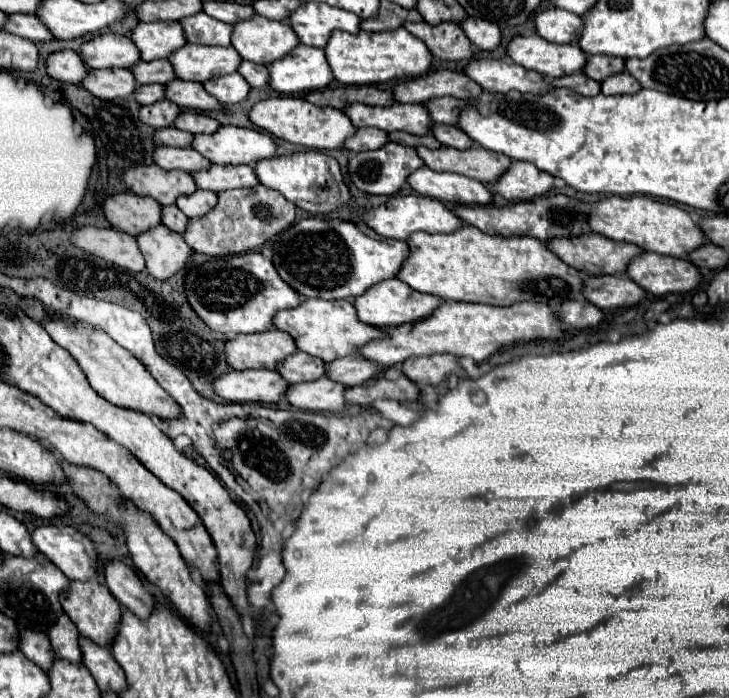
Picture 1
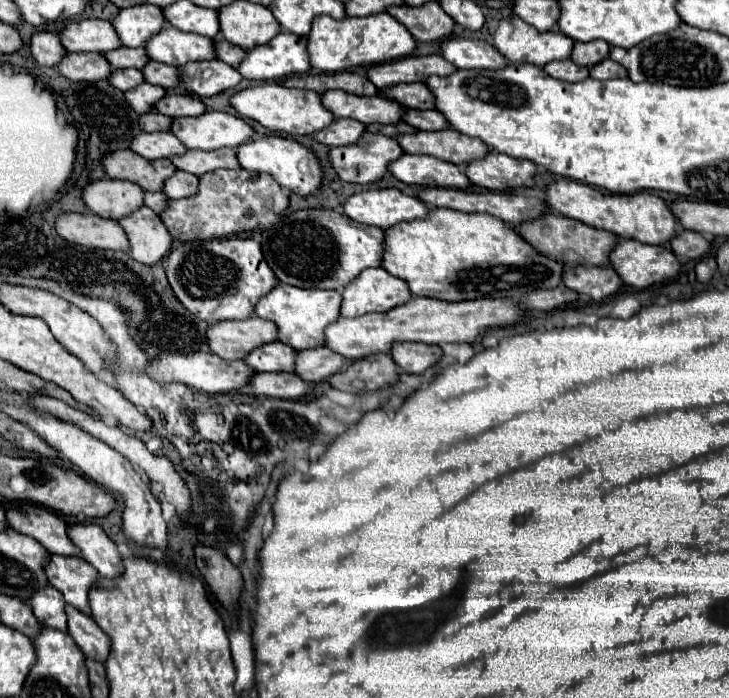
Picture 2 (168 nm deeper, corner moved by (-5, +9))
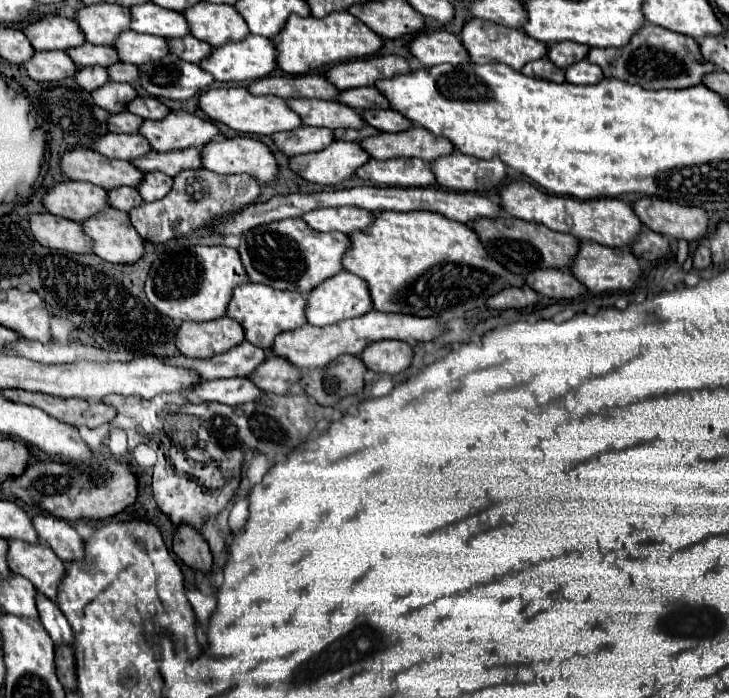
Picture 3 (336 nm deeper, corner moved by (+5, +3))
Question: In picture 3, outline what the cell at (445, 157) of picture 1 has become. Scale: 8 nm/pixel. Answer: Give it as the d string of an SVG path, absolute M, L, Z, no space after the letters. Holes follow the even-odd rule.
M414 126L408 132L398 134L378 134L364 138L360 146L378 160L388 158L422 158L424 162L432 164L434 160L452 154L456 148L446 138L436 138L432 132Z

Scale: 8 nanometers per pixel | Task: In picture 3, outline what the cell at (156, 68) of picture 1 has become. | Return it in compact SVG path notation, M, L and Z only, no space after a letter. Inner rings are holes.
M82 44L80 48L72 48L72 52L68 52L72 56L72 60L78 66L104 66L110 68L112 64L120 62L118 52L114 46L94 46L94 44Z

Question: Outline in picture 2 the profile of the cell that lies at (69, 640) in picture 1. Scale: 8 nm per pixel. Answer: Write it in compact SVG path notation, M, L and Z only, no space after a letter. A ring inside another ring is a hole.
M46 584L42 590L32 594L28 604L38 622L56 630L66 630L66 614L64 614L66 602L64 596L52 584Z

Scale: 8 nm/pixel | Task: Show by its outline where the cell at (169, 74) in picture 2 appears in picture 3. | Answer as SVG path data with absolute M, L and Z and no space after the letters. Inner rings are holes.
M120 62L120 64L114 64L112 68L108 68L108 74L110 74L110 80L114 80L114 82L136 84L138 82L138 76L140 76L140 70L134 64Z

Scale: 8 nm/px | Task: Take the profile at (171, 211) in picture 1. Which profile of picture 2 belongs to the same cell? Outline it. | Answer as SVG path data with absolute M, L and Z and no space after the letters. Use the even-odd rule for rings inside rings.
M144 192L144 204L152 208L156 214L164 212L168 206L168 198L164 192Z

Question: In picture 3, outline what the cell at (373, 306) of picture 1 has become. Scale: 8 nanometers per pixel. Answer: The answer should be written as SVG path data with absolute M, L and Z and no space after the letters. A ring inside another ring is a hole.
M344 270L308 294L308 324L330 326L340 320L364 316L372 308L366 280Z

